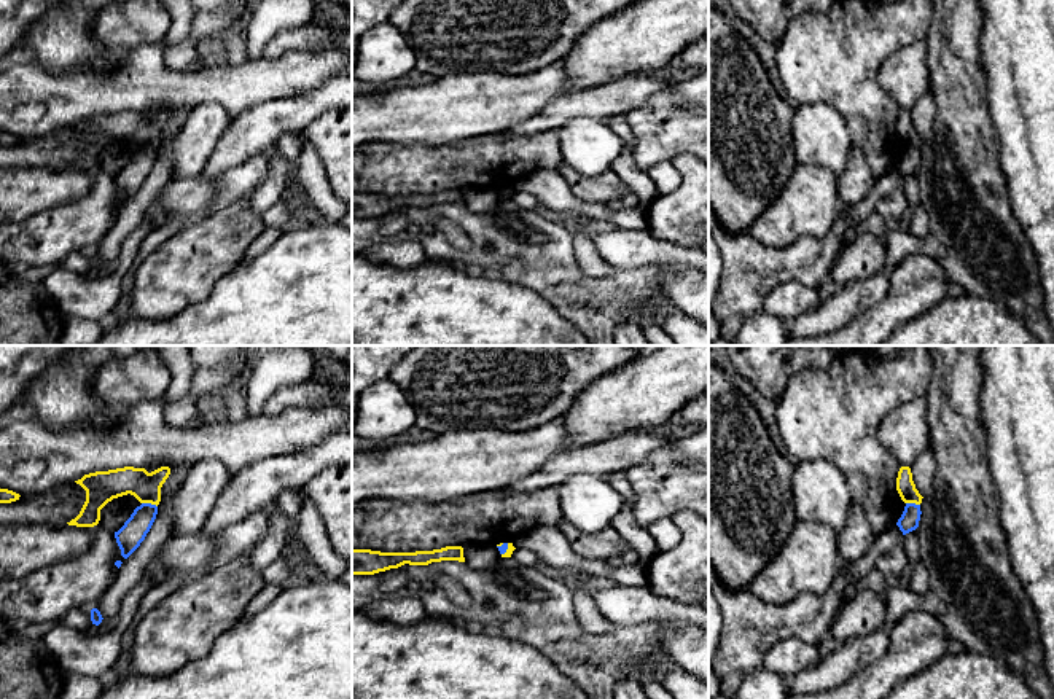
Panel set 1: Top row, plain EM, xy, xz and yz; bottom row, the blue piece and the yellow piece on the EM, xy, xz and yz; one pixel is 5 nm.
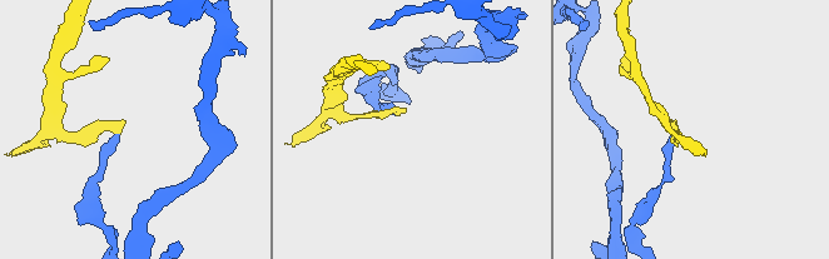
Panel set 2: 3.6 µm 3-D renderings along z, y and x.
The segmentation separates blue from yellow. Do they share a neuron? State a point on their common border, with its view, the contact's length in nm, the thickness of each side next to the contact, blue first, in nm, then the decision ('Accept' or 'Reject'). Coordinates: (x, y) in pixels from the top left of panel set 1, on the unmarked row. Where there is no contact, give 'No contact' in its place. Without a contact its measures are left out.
Touches blue at xy (150, 147). Shared border 80 nm. Thickness 130 nm (blue) against 160 nm. Reject

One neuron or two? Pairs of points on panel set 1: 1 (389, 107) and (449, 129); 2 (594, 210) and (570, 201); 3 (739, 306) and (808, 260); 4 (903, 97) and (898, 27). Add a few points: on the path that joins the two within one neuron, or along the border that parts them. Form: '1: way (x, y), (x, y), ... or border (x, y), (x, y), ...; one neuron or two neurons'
1: way (403, 115), (435, 115); one neuron
2: way (588, 209), (577, 206); one neuron
3: way (757, 288), (780, 265), (790, 265); one neuron
4: border (925, 37), (893, 51), (881, 64), (876, 78); two neurons

